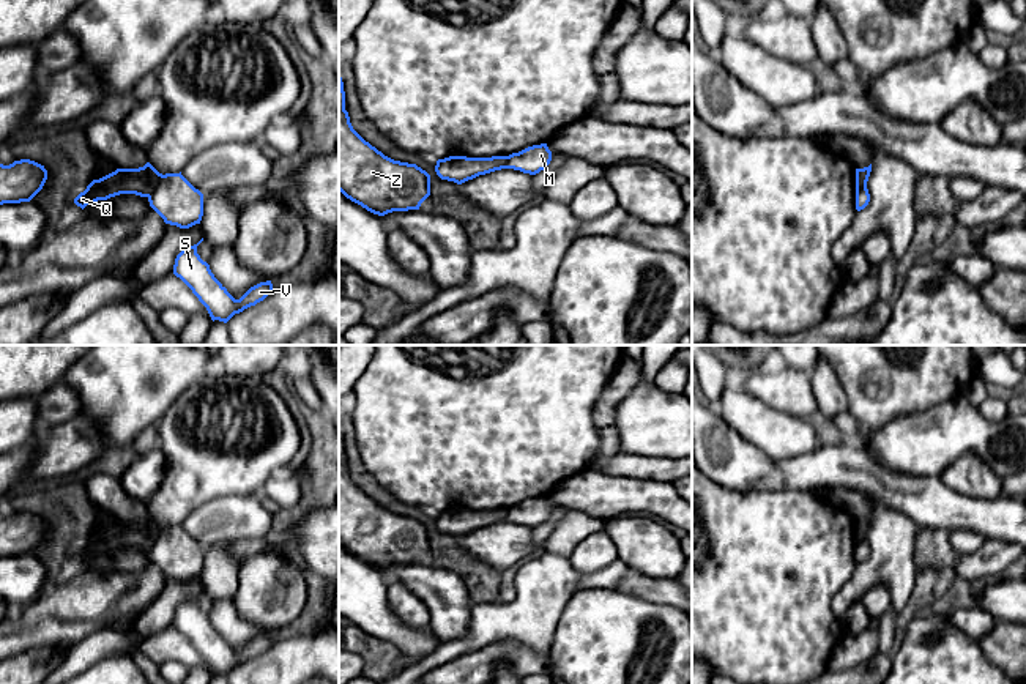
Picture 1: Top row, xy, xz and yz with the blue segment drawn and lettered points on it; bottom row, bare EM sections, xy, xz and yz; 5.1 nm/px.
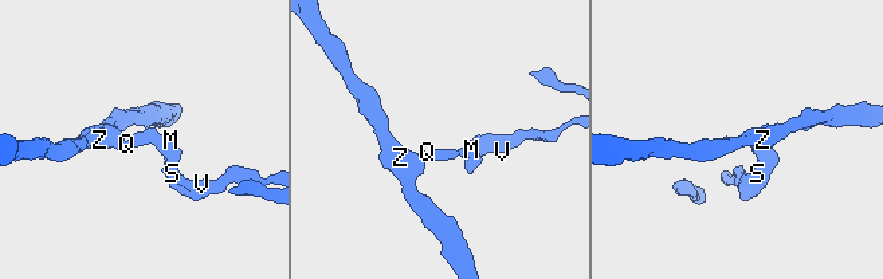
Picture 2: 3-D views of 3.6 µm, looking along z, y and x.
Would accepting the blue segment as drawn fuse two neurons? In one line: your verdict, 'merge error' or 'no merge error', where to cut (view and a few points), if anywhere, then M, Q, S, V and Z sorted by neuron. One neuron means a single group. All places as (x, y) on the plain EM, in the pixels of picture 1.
merge error; cut in xy along (163, 528), (147, 549); M S V / Q Z

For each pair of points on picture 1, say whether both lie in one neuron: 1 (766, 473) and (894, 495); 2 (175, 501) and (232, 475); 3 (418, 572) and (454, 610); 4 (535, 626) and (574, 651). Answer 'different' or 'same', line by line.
1: same
2: same
3: same
4: different

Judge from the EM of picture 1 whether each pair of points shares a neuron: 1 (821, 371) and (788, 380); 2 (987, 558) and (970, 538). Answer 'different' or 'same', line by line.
1: different
2: different

